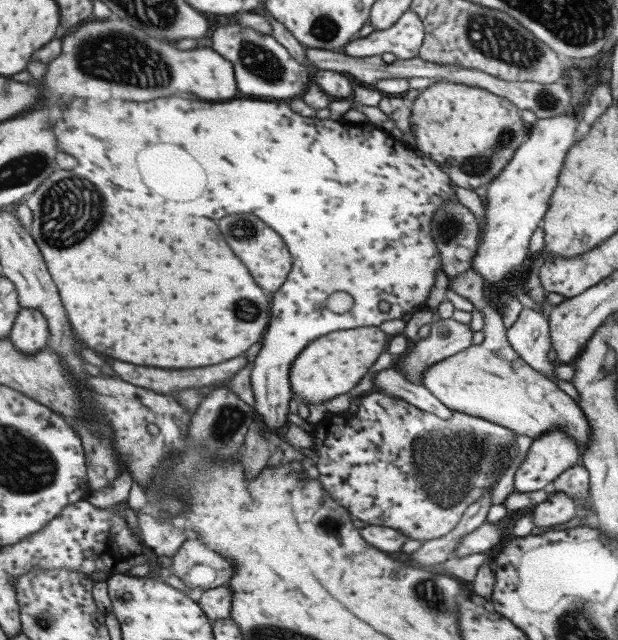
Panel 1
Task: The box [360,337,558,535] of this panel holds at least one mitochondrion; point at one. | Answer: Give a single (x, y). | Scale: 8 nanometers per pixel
(445, 467)

